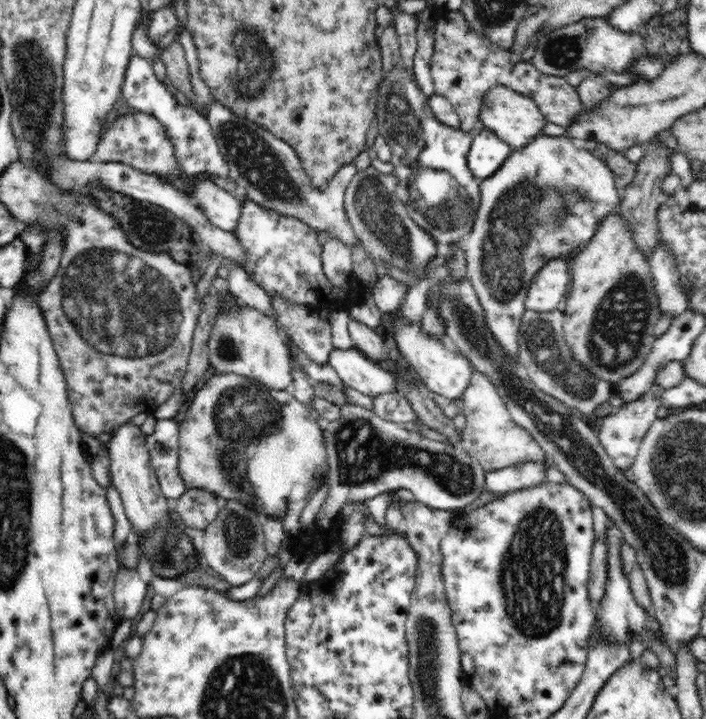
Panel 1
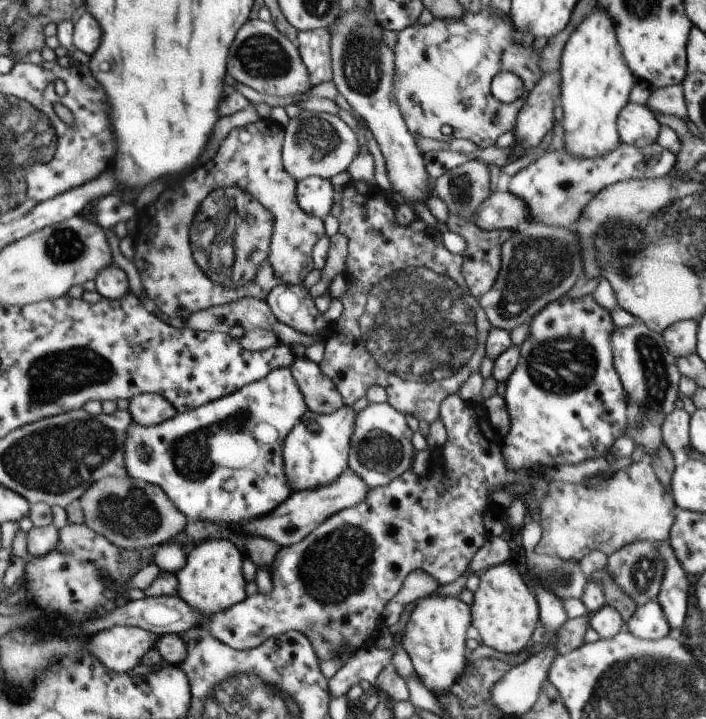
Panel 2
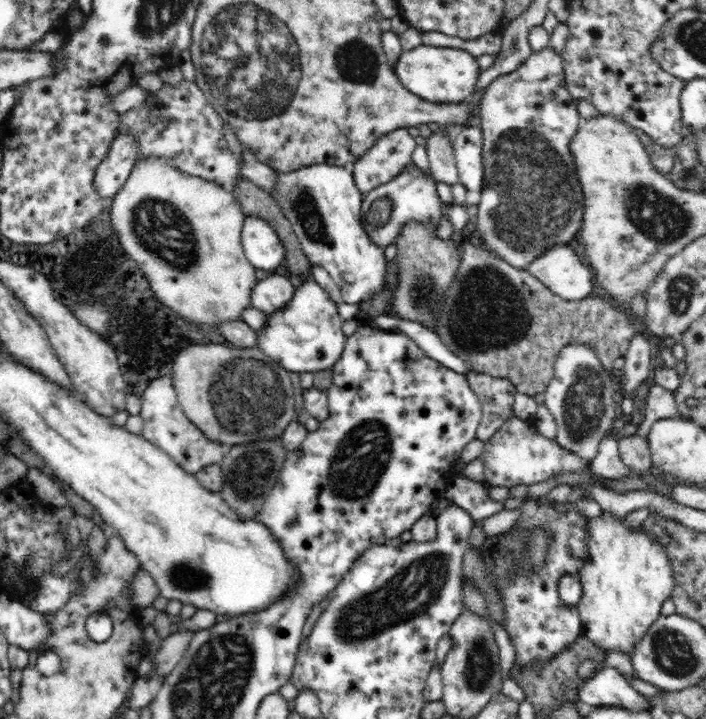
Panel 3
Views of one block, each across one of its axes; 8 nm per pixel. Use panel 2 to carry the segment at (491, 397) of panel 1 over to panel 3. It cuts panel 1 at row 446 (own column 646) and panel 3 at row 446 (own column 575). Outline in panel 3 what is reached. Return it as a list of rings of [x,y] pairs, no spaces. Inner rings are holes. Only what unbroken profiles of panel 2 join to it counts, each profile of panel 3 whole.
[[[511,417],[484,444],[483,453],[479,459],[484,465],[484,485],[492,487],[529,486],[545,482],[553,477],[567,473],[588,473],[592,475],[590,461],[576,453],[562,448],[558,441],[546,438],[537,431],[534,424],[528,424],[526,419]]]

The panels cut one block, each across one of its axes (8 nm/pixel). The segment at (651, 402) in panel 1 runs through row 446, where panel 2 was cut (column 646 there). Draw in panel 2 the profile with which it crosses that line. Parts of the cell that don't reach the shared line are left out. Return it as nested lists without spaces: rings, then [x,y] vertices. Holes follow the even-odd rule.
[[[650,601],[637,607],[632,618],[625,624],[635,637],[644,640],[664,638],[672,629],[659,602]]]

